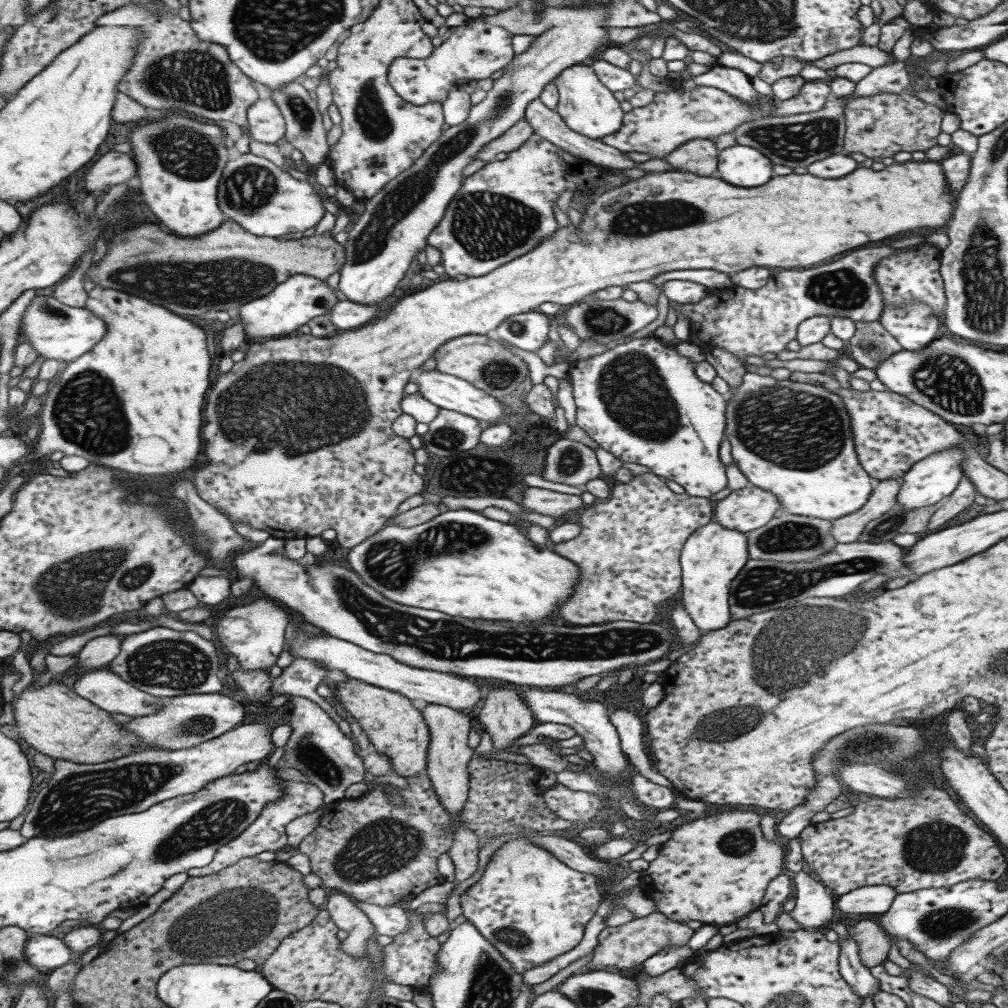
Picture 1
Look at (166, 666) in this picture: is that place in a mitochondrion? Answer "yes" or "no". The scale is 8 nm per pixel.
yes

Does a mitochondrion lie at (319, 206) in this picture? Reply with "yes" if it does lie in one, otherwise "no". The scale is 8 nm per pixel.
no

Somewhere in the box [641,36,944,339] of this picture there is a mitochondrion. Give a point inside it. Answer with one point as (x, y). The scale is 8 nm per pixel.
(795, 143)

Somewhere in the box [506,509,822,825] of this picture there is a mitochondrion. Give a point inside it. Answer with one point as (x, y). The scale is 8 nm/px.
(714, 729)

